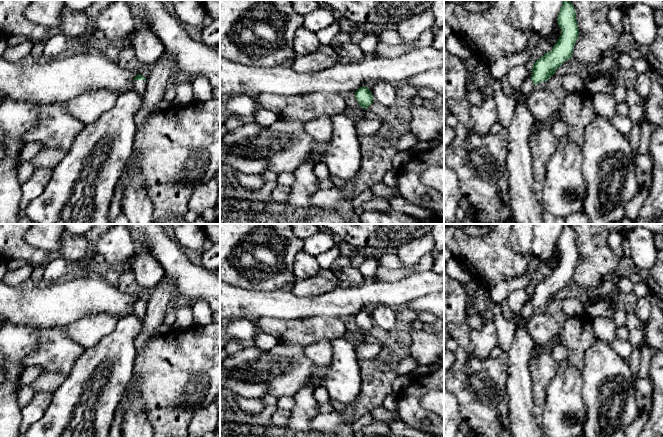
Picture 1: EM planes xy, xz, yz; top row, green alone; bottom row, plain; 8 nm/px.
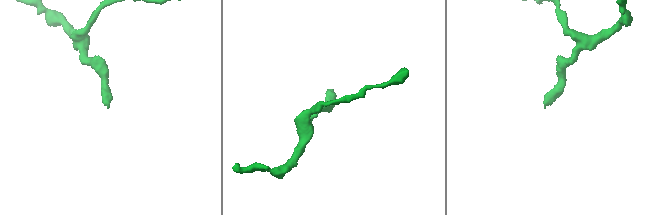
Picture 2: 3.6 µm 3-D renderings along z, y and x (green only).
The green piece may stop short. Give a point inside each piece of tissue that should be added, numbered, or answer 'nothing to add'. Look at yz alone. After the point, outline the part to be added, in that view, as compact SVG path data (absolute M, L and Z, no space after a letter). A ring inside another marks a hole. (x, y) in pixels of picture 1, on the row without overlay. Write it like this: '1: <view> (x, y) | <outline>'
1: yz (528, 310) | M528 302L523 308L522 310L517 314L517 316L522 317L522 318L527 318L531 315L534 314L534 308L531 304L531 302Z

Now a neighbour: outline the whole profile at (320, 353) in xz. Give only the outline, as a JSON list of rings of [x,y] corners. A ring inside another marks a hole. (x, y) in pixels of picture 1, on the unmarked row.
[[[321,340],[304,348],[305,356],[317,367],[327,368],[332,361],[331,341]]]

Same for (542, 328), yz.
[[[503,302],[500,307],[505,318],[513,319],[517,328],[523,327],[528,331],[533,340],[531,356],[540,352],[562,330],[555,318],[546,313],[533,314],[527,318],[522,318],[515,314],[506,302]]]

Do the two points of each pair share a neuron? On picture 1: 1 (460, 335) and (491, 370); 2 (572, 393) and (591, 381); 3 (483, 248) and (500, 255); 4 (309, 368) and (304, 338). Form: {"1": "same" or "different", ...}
{"1": "same", "2": "different", "3": "same", "4": "different"}

